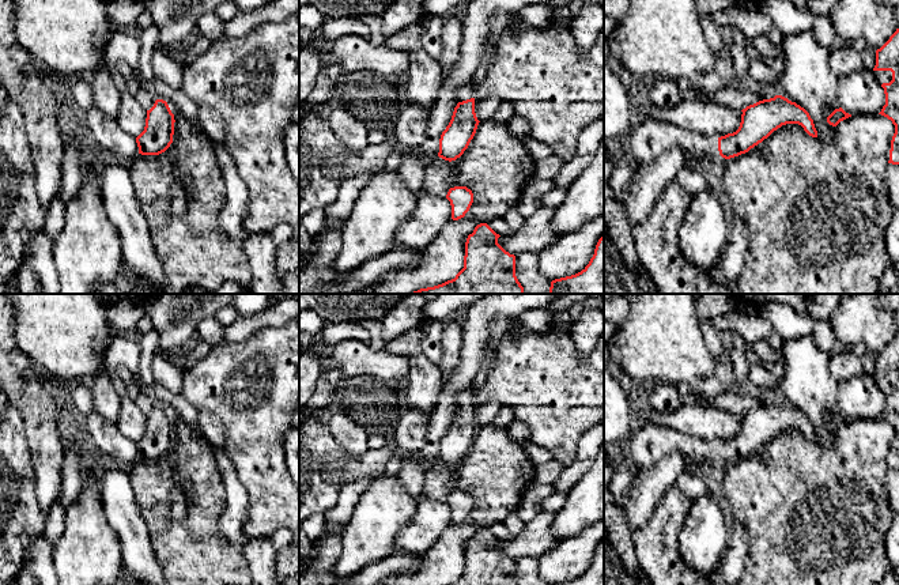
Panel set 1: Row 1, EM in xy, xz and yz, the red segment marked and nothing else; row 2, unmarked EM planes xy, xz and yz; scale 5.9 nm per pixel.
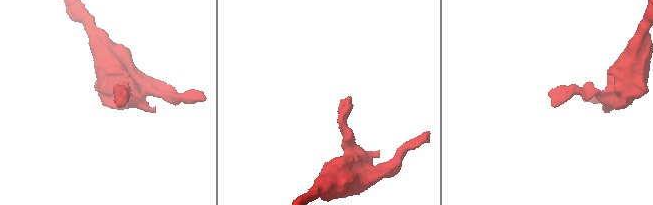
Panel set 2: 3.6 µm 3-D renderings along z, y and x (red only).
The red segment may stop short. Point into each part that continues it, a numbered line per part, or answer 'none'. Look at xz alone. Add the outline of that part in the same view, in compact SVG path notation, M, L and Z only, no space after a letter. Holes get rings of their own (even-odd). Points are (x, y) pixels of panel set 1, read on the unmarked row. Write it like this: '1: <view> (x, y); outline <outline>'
1: xz (465, 397); outline M468 389L468 390L461 392L458 395L456 405L458 408L458 407L467 405L467 404L471 404L471 403L475 403L473 389Z

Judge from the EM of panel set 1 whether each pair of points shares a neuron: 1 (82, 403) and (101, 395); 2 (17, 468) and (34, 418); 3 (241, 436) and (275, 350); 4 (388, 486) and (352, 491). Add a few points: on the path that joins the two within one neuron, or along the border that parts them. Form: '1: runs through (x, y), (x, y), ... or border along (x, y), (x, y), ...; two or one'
1: border along (87, 381), (91, 389), (94, 411); two
2: border along (18, 410), (34, 472); two
3: runs through (257, 414), (272, 399), (276, 372); one
4: border along (373, 480), (359, 497), (348, 519); two

